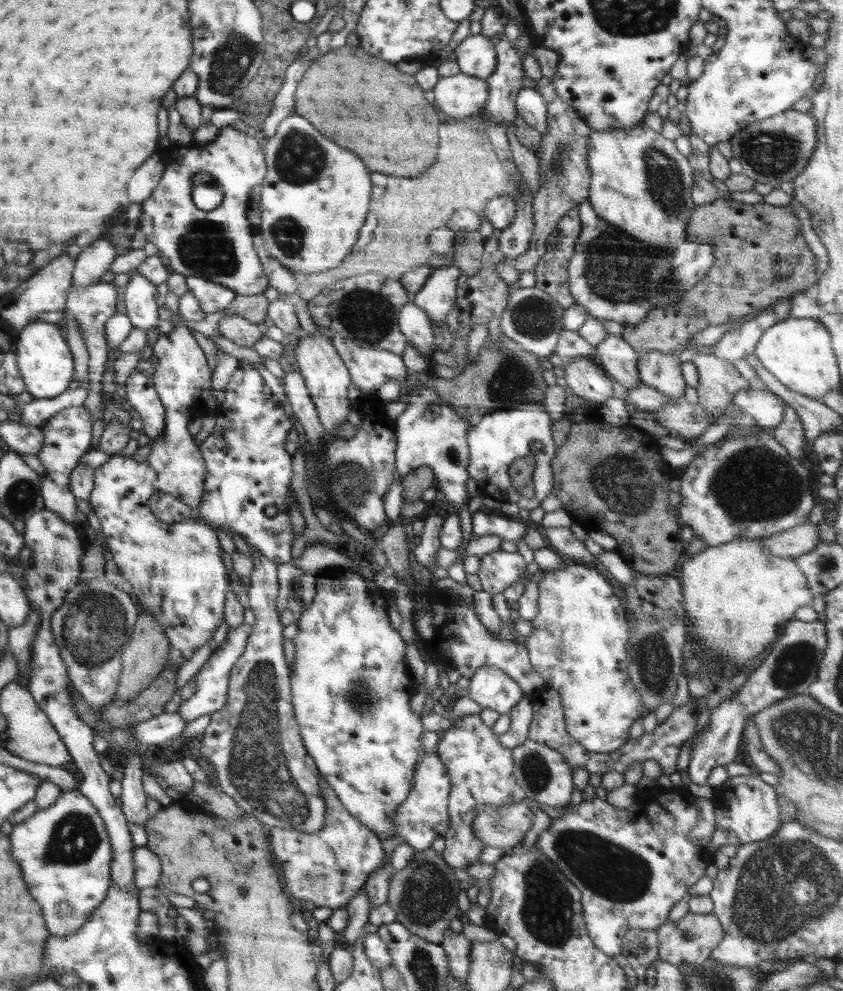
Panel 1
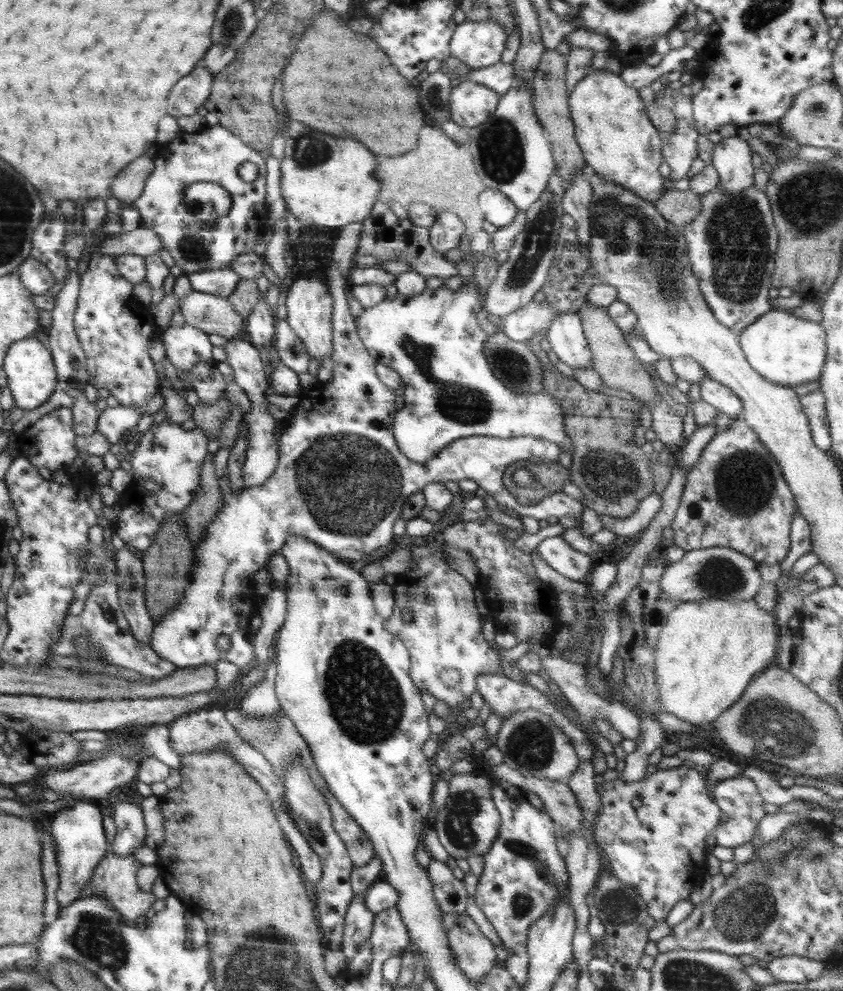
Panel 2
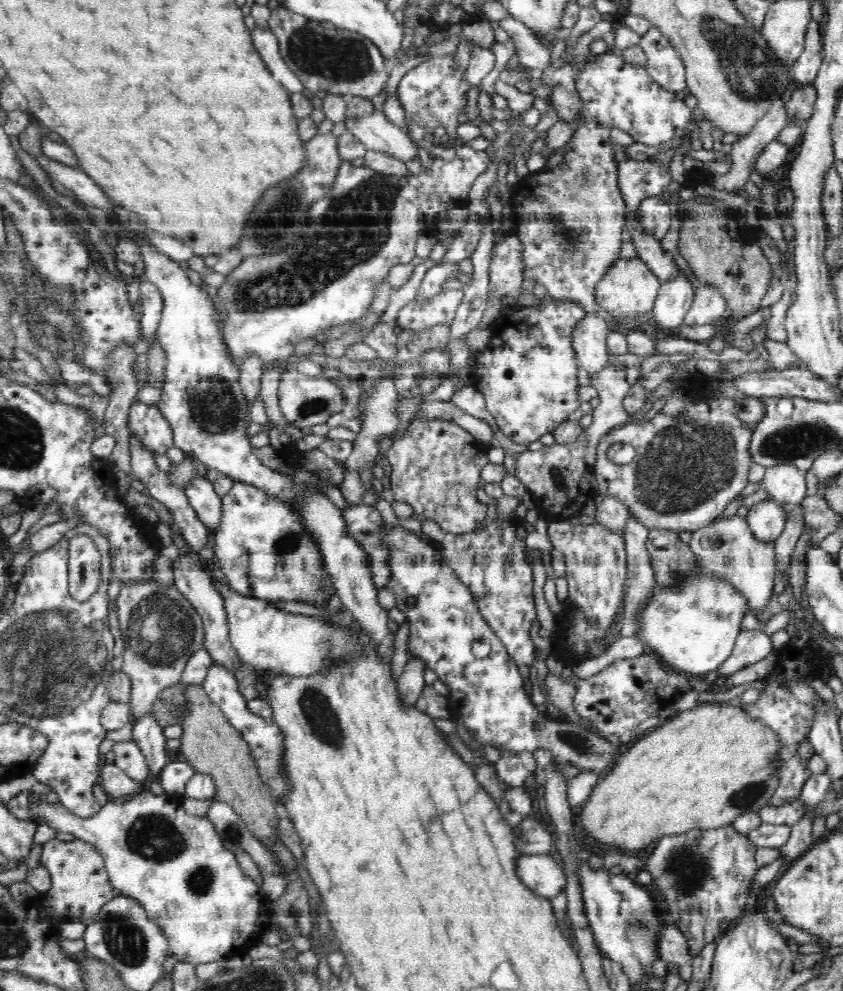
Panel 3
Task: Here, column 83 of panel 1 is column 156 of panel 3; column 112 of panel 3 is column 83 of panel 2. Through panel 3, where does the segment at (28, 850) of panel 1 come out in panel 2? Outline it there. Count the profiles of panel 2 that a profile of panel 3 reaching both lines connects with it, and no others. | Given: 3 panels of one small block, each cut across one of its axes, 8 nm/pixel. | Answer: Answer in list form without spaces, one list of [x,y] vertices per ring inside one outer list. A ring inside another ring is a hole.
[[[81,801],[69,808],[61,809],[53,818],[49,831],[55,840],[55,857],[58,865],[58,888],[56,900],[61,907],[70,906],[80,898],[83,888],[89,884],[95,868],[108,853],[108,842],[102,828],[102,814],[93,803]]]

